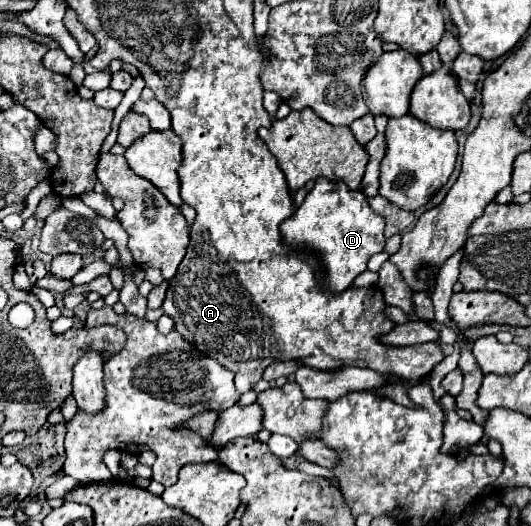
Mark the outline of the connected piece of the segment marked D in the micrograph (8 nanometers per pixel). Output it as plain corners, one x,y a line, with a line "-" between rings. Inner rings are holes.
318,176
314,188
308,192
296,214
282,222
282,236
286,246
300,246
318,250
326,270
326,286
332,292
344,292
354,278
366,270
372,254
384,250
384,218
374,214
368,198
360,190
348,190
344,182
332,182

